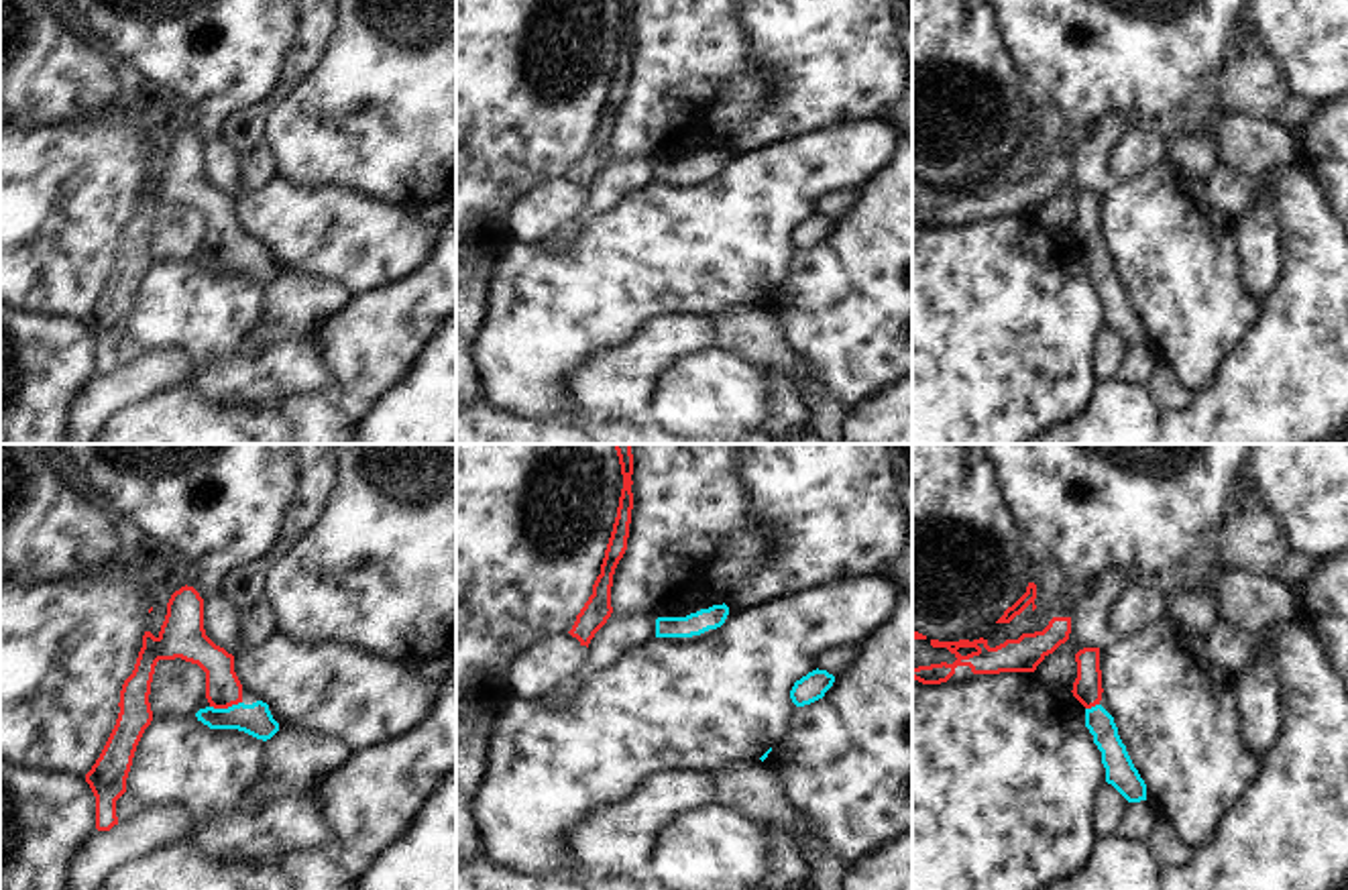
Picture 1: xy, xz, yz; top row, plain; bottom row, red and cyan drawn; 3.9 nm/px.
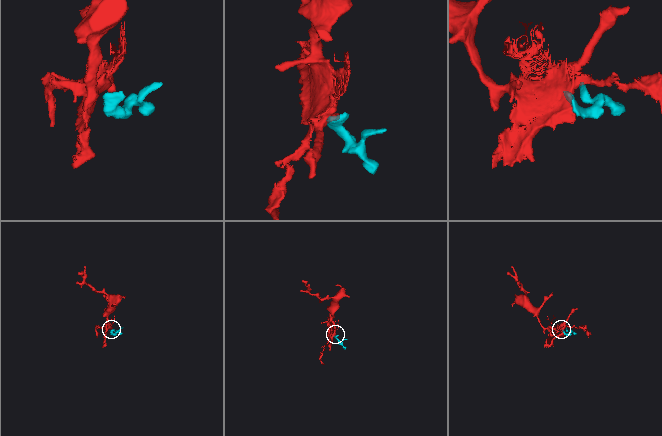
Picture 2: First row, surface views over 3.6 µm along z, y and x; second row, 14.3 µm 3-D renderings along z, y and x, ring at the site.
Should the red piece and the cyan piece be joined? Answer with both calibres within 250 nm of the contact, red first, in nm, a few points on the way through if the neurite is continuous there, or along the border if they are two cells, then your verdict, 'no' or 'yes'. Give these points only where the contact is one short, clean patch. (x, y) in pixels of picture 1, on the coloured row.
calibres 140 and 130 nm; way xy (222, 689), (225, 707), (255, 719); yes

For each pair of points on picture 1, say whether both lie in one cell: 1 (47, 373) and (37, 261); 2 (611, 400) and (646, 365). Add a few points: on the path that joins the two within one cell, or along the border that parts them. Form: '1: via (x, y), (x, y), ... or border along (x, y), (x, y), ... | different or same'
1: border along (21, 308), (33, 314), (72, 316), (84, 322) | different
2: via (618, 390), (636, 371) | same

